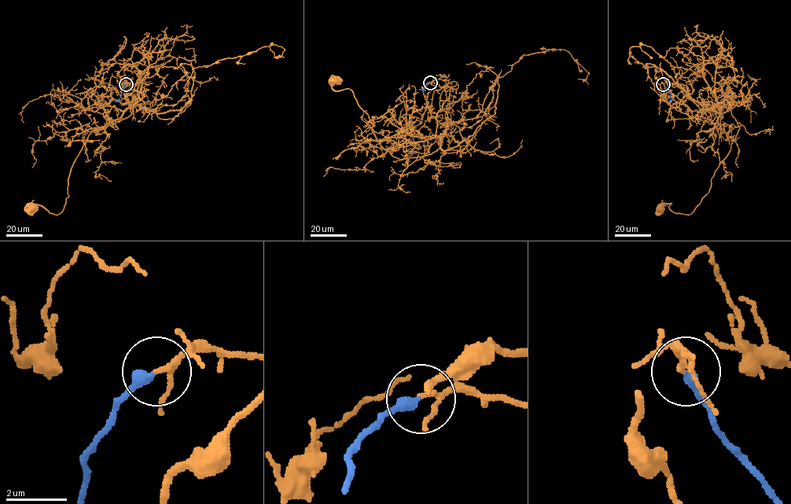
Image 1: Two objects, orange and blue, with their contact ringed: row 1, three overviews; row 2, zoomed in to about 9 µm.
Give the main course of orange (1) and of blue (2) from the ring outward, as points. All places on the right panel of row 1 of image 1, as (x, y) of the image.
1: (663, 84), (678, 98), (726, 101), (739, 130), (695, 210), (673, 212), (671, 204), (659, 208)
2: (663, 84), (670, 95), (669, 101)

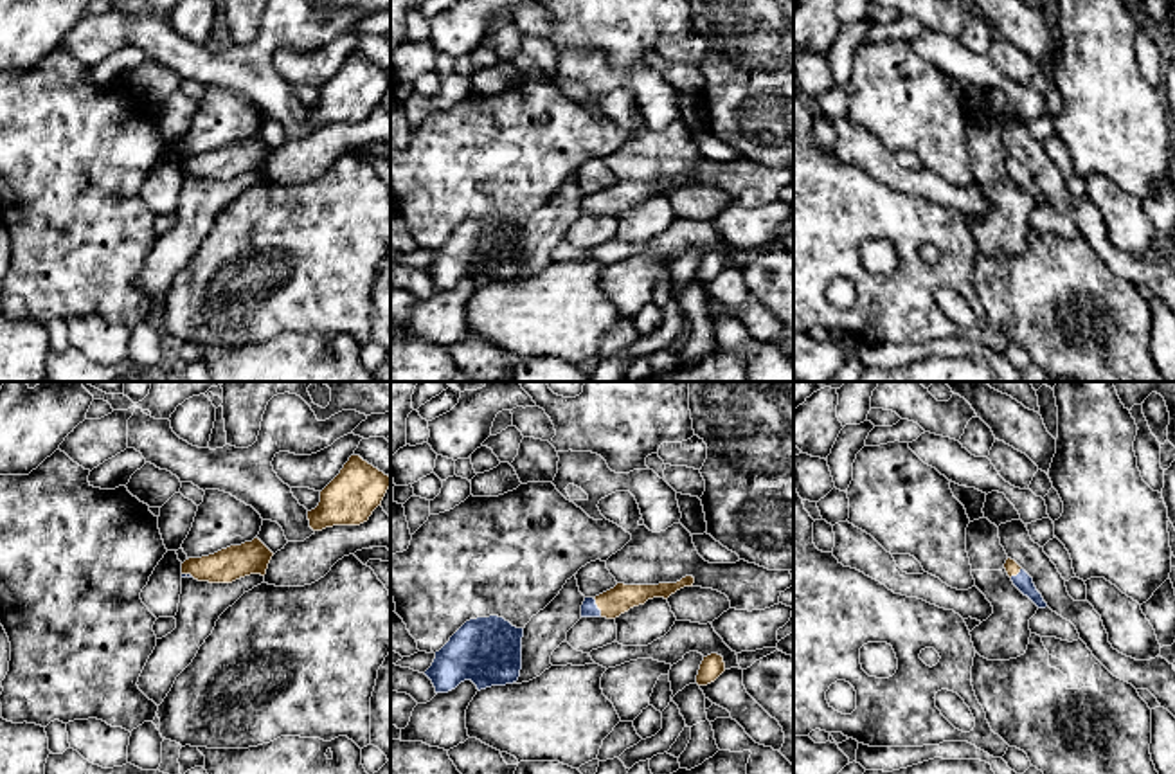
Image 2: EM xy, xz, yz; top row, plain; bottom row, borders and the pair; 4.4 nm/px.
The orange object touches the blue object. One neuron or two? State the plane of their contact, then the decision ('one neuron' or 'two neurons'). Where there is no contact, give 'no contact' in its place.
xz | one neuron

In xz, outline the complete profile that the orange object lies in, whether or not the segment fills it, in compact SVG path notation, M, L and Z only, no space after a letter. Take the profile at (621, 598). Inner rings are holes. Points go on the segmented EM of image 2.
M686 576L677 583L659 583L659 585L624 585L617 583L614 589L596 596L585 598L581 605L581 617L606 617L615 619L633 607L644 605L648 599L664 598L684 587L693 587L695 578Z

